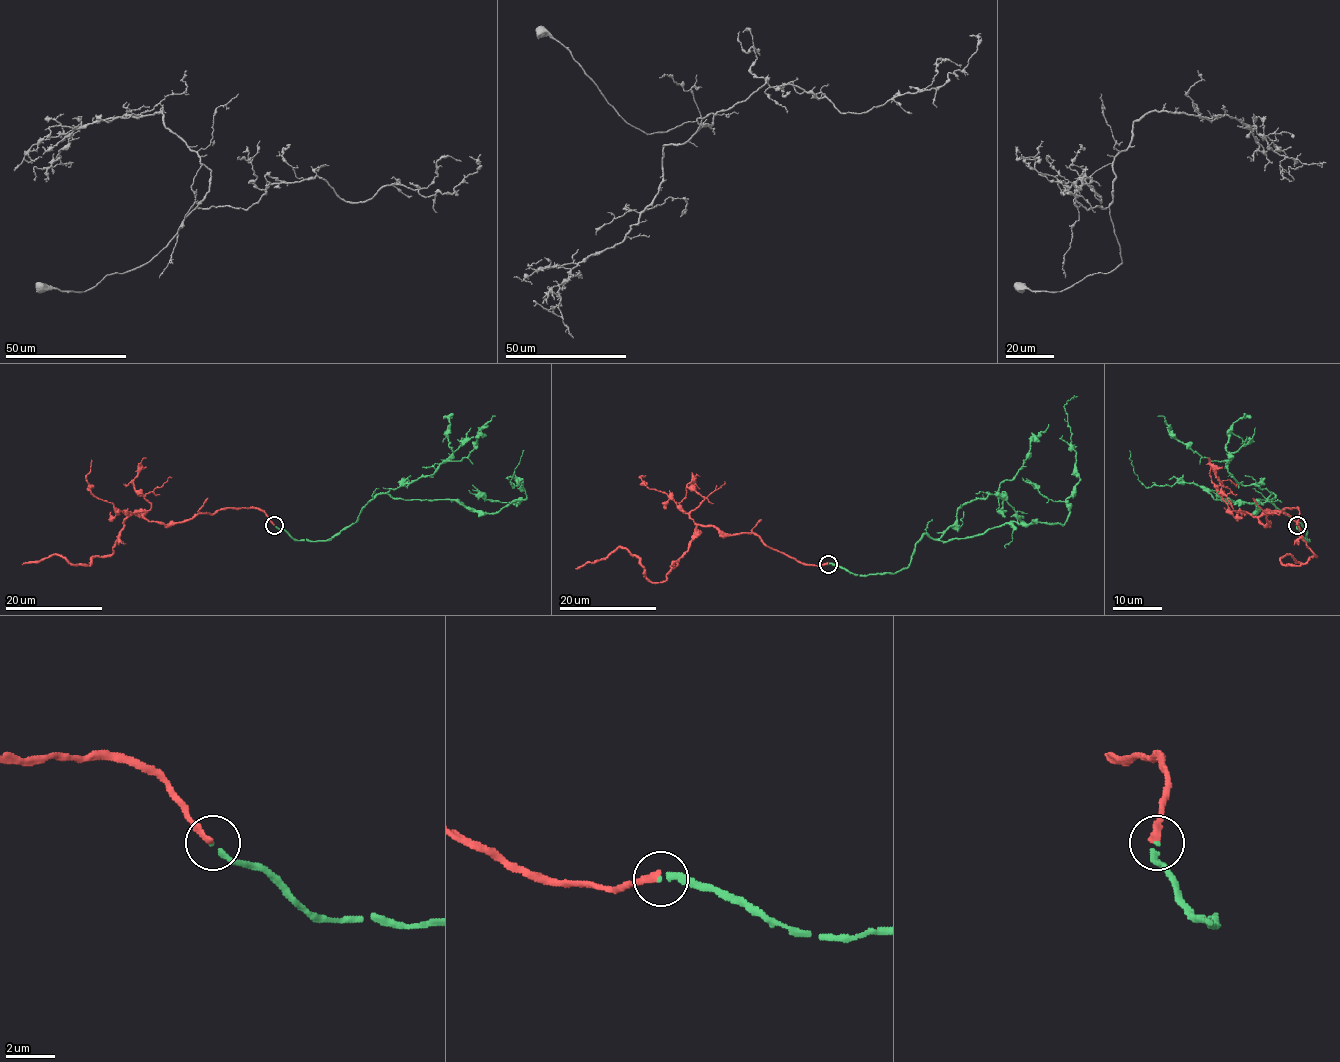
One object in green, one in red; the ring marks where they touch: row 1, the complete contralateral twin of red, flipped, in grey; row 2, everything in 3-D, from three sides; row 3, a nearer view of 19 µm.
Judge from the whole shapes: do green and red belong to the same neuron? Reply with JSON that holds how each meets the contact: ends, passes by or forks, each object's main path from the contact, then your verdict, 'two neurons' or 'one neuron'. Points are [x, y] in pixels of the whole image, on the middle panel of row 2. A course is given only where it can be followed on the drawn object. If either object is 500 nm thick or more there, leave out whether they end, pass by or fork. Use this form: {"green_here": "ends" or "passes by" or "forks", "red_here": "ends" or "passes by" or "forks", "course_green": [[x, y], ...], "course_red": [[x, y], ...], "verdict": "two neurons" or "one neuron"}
{"green_here": "ends", "red_here": "ends", "course_green": [[828, 564], [884, 574], [905, 569], [926, 533], [1063, 524], [1079, 475], [1063, 405], [1077, 396]], "course_red": [[828, 563], [801, 564], [752, 533], [699, 525], [665, 581], [651, 582], [640, 560], [619, 547], [575, 569]], "verdict": "one neuron"}

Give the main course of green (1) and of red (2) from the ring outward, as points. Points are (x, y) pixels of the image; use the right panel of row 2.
1: (1297, 525), (1274, 494), (1256, 513), (1257, 503), (1185, 482), (1146, 487), (1129, 450)
2: (1296, 525), (1297, 508), (1258, 519), (1284, 511), (1295, 522), (1316, 557), (1280, 560), (1302, 564)

